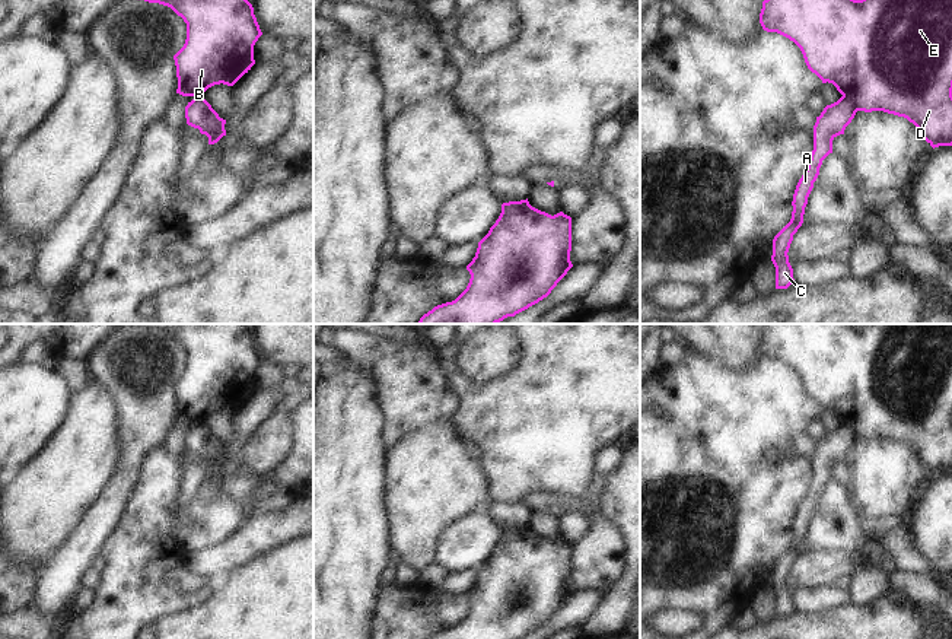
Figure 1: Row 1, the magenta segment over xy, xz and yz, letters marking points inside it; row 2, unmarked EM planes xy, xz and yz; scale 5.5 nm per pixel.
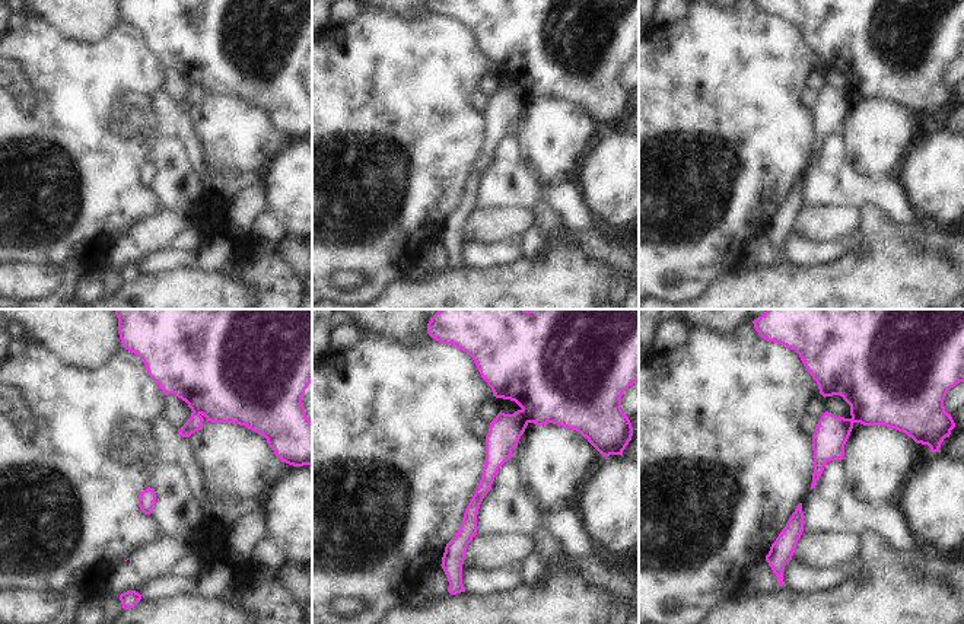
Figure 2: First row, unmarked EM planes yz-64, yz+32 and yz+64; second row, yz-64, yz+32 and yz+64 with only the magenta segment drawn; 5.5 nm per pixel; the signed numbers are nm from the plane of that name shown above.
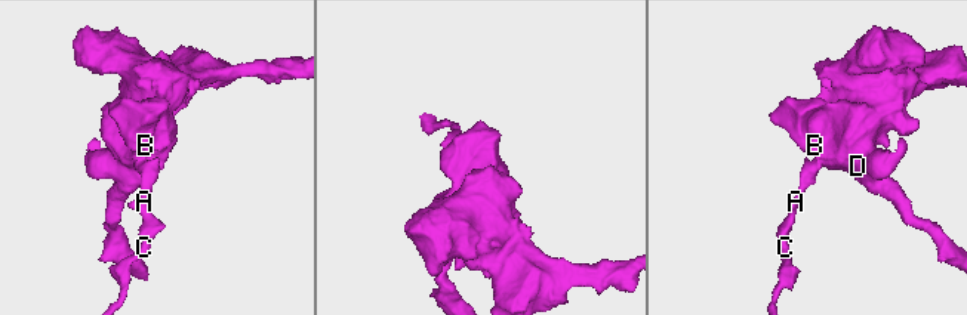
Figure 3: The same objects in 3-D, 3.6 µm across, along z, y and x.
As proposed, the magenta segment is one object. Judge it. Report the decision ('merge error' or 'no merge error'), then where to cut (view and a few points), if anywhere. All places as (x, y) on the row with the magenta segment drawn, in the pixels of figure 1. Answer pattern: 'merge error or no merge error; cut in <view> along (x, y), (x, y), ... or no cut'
merge error; cut in yz along (843, 94), (850, 98), (857, 110)

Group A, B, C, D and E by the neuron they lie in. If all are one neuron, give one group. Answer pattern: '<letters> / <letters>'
A C / B D E

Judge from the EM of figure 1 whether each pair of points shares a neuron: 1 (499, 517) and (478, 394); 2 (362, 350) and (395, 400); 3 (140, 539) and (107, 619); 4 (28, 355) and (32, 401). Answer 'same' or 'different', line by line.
1: different
2: same
3: same
4: different

